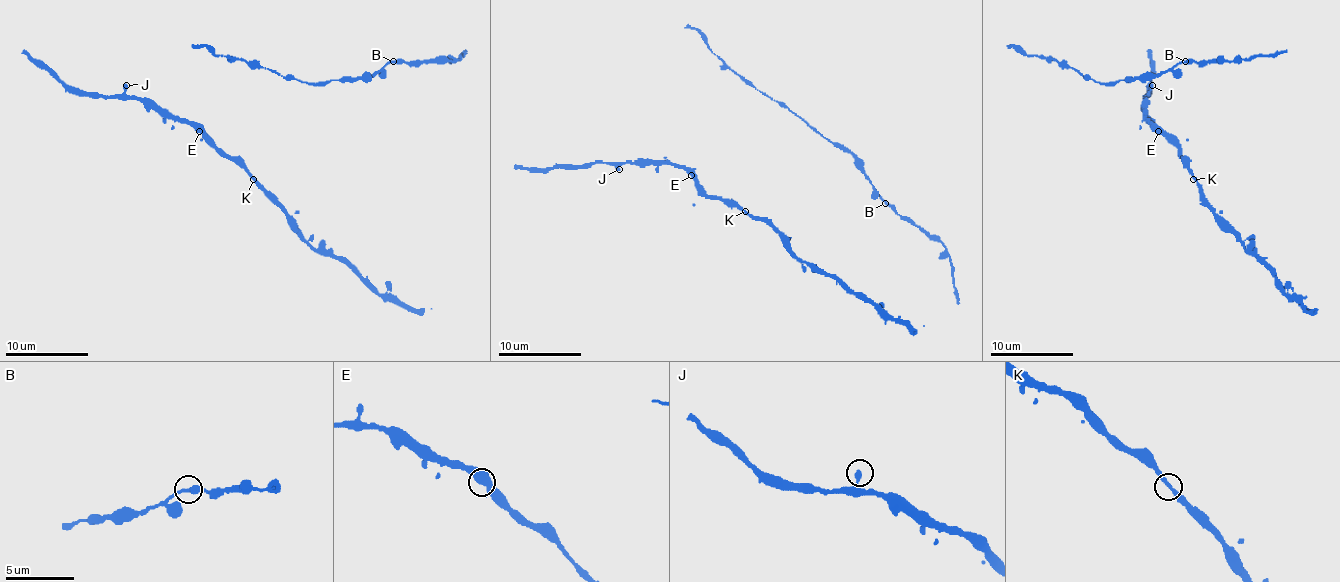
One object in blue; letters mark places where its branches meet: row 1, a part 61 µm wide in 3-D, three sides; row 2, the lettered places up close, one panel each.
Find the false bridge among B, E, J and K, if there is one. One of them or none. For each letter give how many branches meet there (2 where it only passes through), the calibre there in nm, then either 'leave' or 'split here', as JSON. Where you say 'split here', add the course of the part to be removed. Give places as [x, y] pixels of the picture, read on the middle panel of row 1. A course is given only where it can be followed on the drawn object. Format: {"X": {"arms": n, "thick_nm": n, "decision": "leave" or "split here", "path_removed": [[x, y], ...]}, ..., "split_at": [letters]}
{"B": {"arms": 2, "thick_nm": 280, "decision": "leave"}, "E": {"arms": 2, "thick_nm": 480, "decision": "leave"}, "J": {"arms": 1, "thick_nm": 300, "decision": "leave"}, "K": {"arms": 2, "thick_nm": 280, "decision": "leave"}, "split_at": []}

